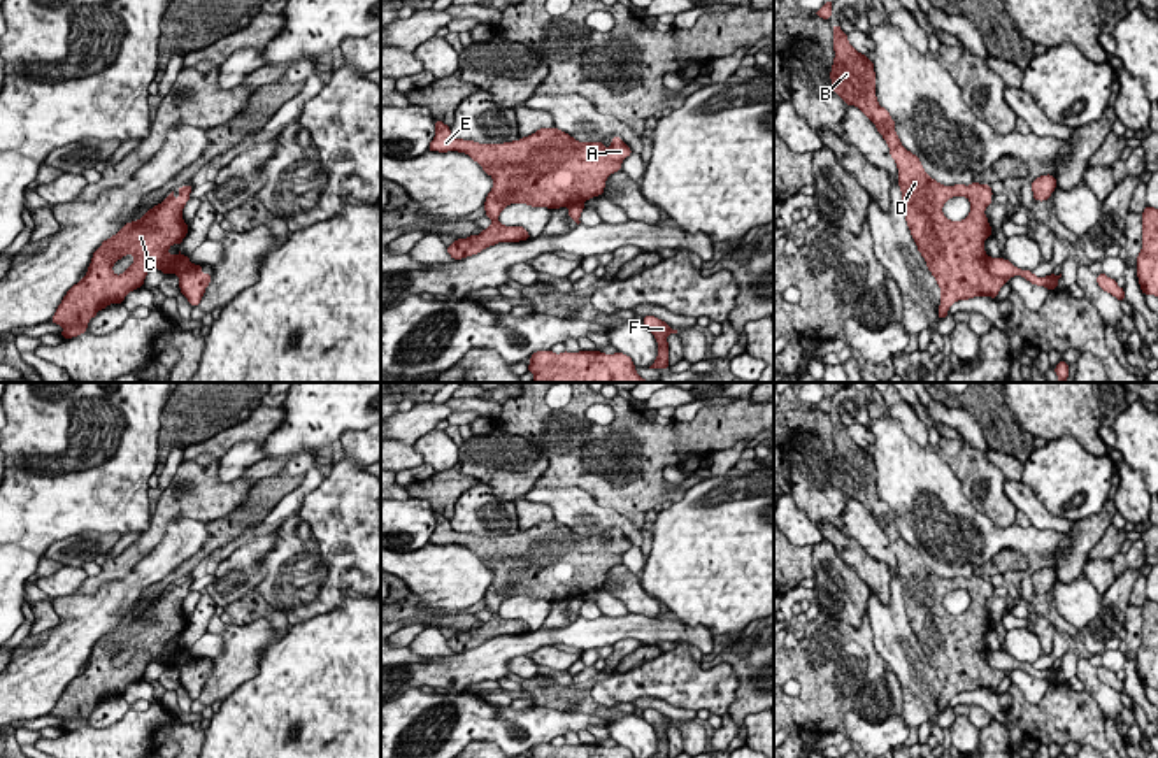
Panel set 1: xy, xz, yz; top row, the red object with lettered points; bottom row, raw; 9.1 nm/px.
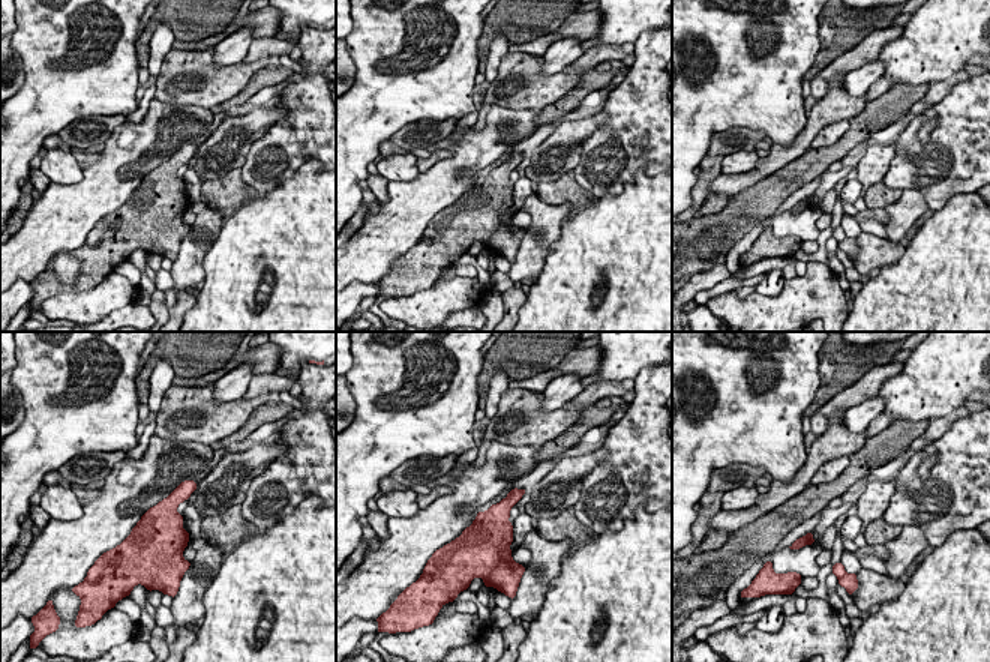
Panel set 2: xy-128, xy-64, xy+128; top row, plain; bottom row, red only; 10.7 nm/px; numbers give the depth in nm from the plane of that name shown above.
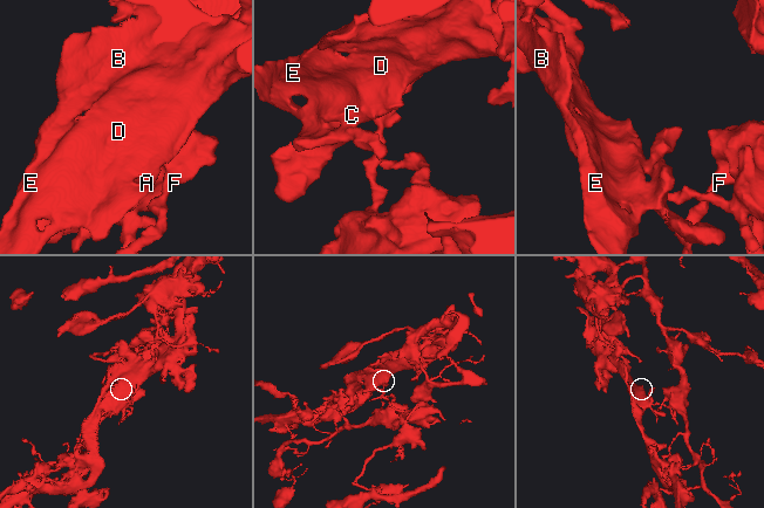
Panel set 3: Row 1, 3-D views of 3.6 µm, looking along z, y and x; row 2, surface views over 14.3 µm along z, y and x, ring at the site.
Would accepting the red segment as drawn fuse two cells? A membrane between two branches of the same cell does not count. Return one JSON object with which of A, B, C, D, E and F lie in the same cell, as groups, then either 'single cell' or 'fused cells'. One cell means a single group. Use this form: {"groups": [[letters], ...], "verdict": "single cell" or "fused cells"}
{"groups": [["A", "B", "C", "D", "E"], ["F"]], "verdict": "fused cells"}

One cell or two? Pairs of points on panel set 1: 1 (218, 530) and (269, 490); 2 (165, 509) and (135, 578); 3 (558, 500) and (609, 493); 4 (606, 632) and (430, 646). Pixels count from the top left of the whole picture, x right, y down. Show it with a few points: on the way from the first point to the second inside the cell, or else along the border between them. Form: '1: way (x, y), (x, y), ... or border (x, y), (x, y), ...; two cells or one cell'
1: way (230, 527), (257, 502); one cell
2: border (171, 522), (164, 537), (127, 574), (113, 579); two cells
3: border (550, 486), (581, 486), (625, 516); two cells
4: border (455, 653), (427, 658); two cells

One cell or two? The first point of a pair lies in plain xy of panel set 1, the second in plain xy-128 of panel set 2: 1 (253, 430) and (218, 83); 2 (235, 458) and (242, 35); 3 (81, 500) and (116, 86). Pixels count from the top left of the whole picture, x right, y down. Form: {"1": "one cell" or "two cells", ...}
{"1": "two cells", "2": "one cell", "3": "one cell"}

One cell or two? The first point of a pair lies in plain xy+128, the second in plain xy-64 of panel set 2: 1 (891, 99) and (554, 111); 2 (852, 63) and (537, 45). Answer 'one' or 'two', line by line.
1: one
2: one

